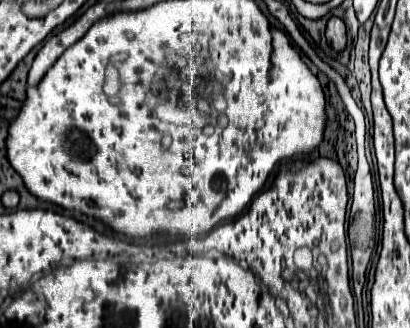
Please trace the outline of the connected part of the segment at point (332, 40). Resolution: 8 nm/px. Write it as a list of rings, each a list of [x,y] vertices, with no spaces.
[[[329,18],[329,24],[327,24],[327,40],[331,44],[333,50],[341,52],[345,50],[345,44],[347,44],[347,36],[345,36],[345,24],[341,18]]]

